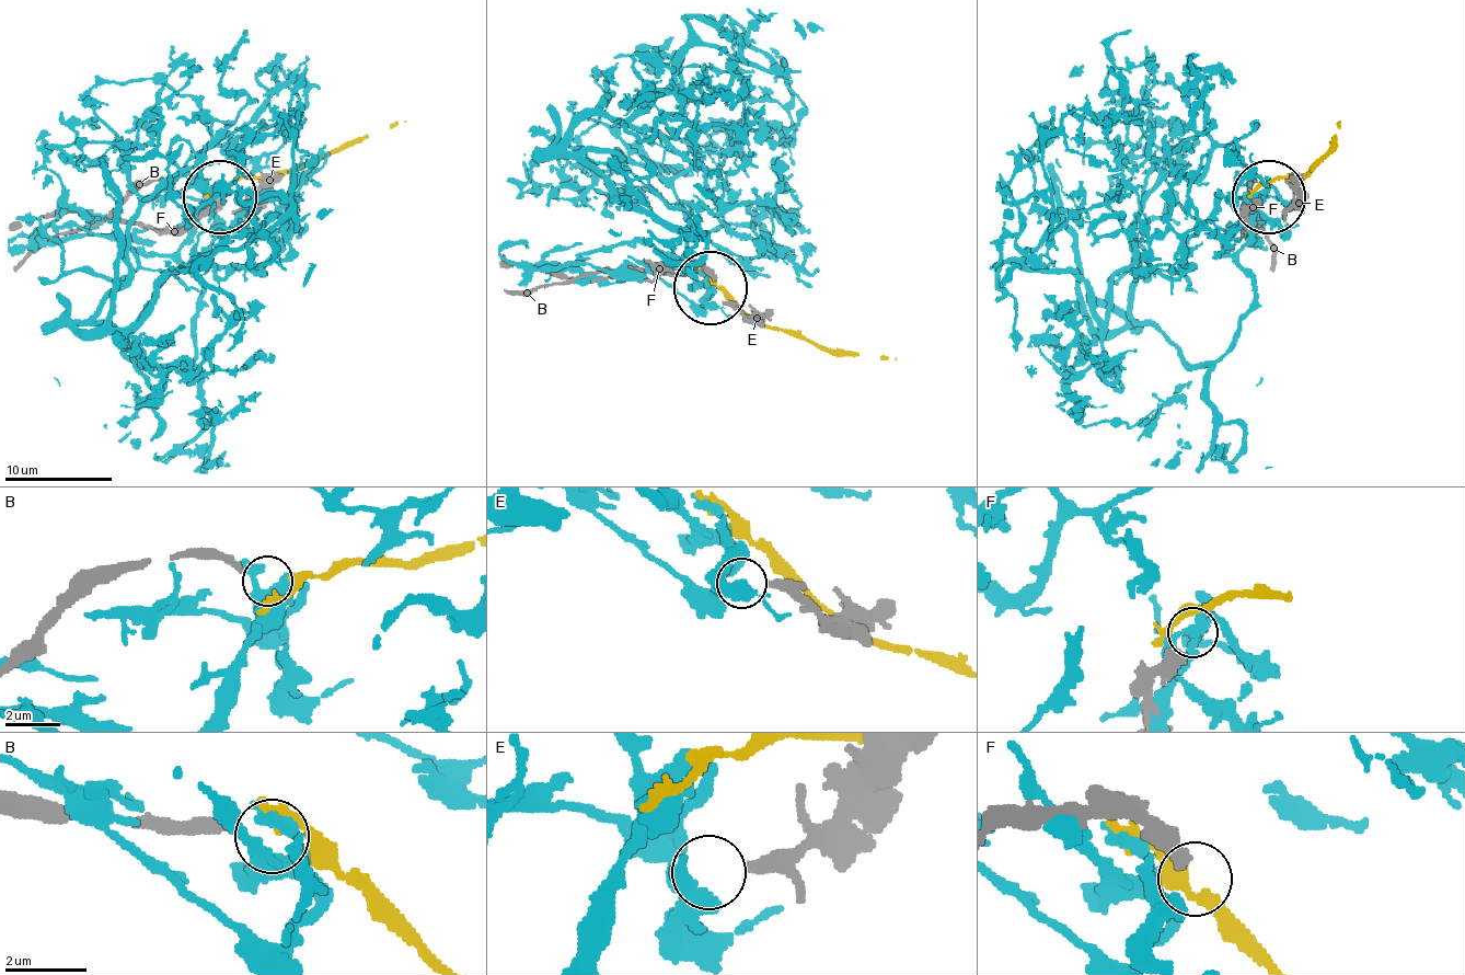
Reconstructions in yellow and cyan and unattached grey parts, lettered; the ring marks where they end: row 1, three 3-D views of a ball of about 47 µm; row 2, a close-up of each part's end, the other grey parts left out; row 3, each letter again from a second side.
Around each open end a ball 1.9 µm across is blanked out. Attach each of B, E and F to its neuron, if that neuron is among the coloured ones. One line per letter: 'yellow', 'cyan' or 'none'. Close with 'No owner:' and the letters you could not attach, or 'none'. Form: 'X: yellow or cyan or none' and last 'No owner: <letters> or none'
B: yellow
E: cyan
F: none
No owner: F

